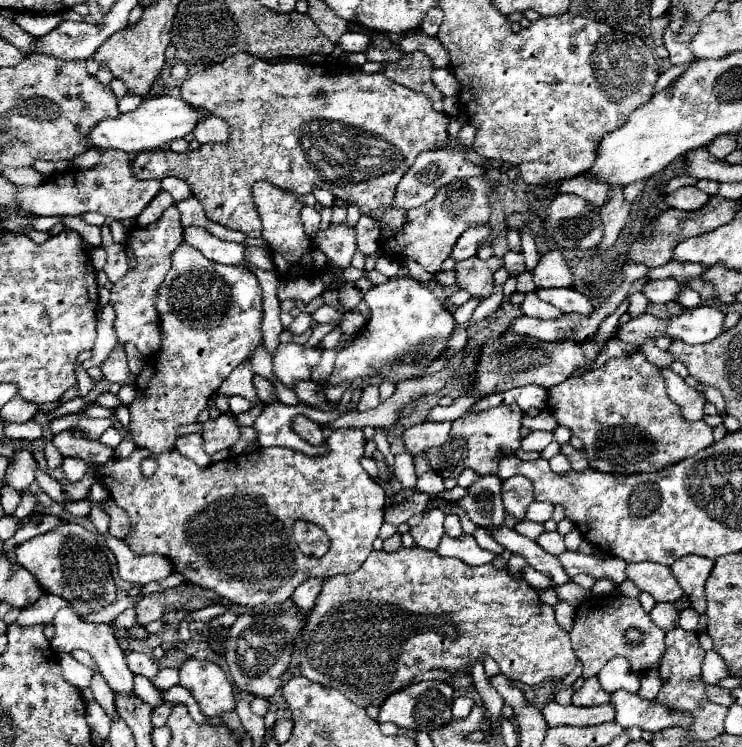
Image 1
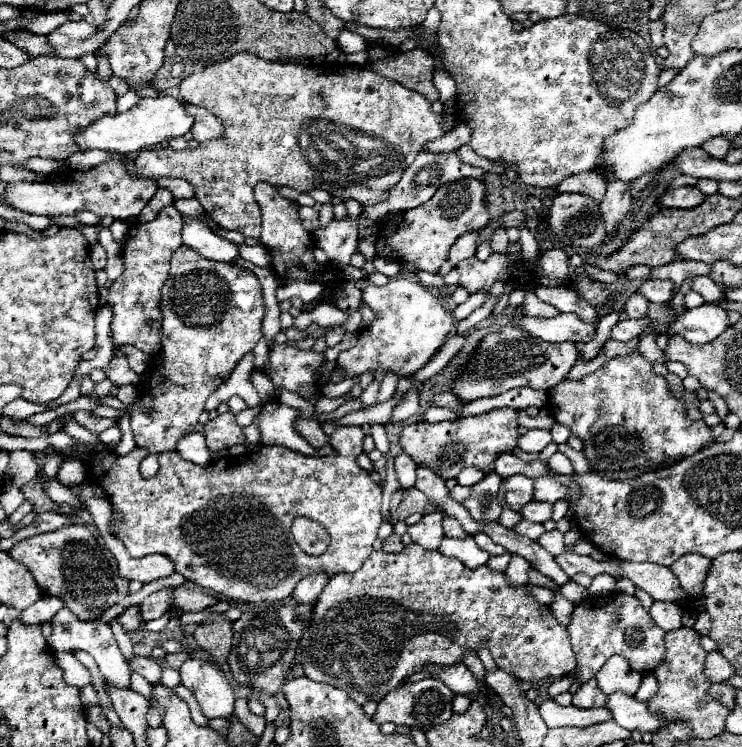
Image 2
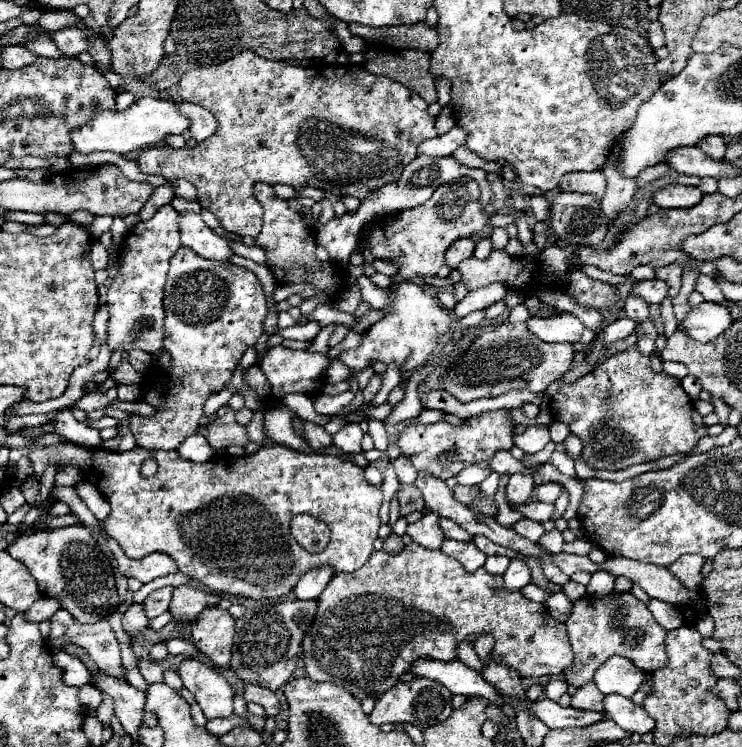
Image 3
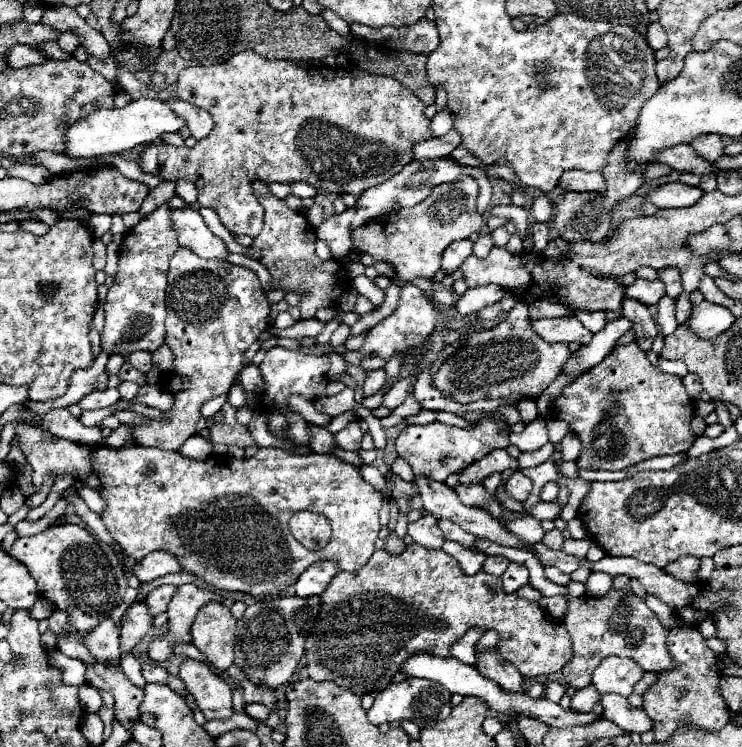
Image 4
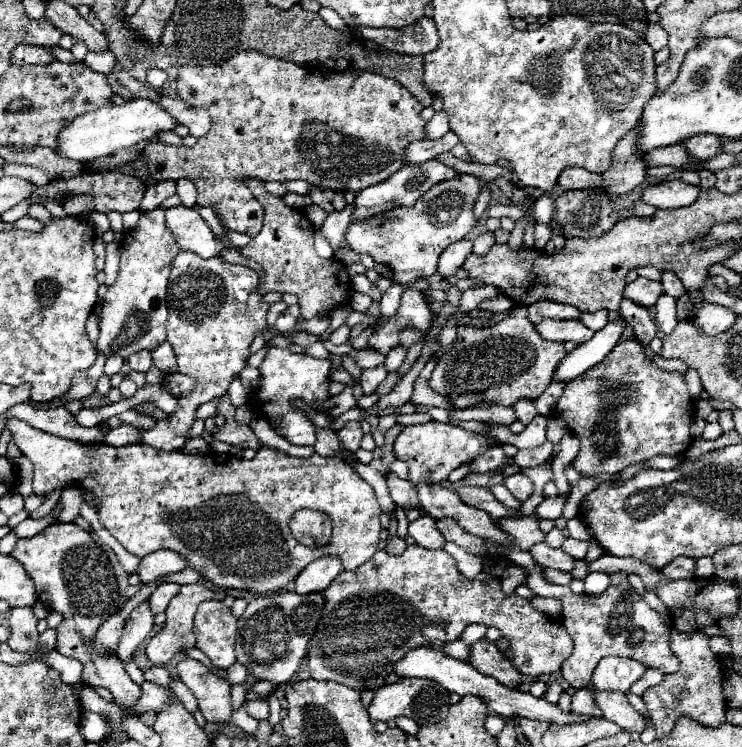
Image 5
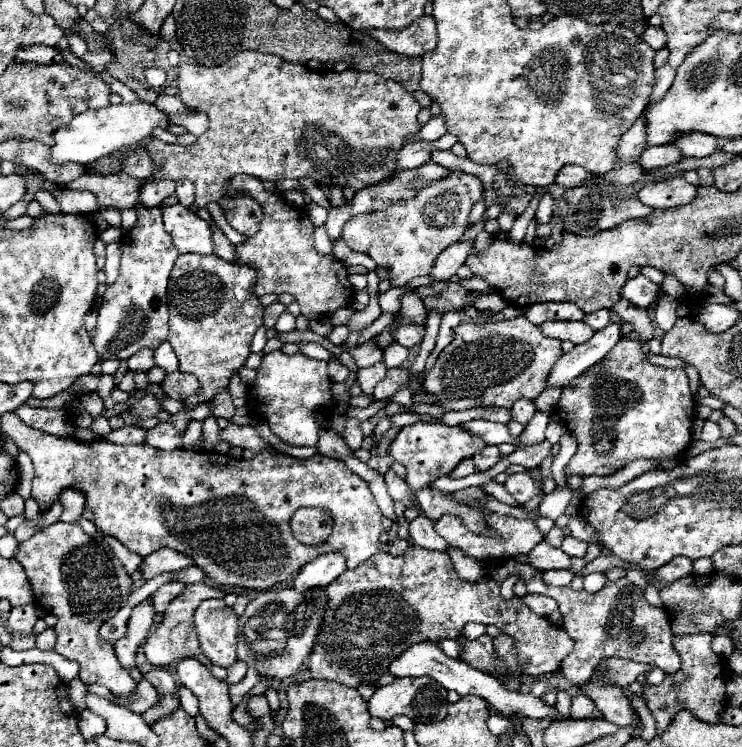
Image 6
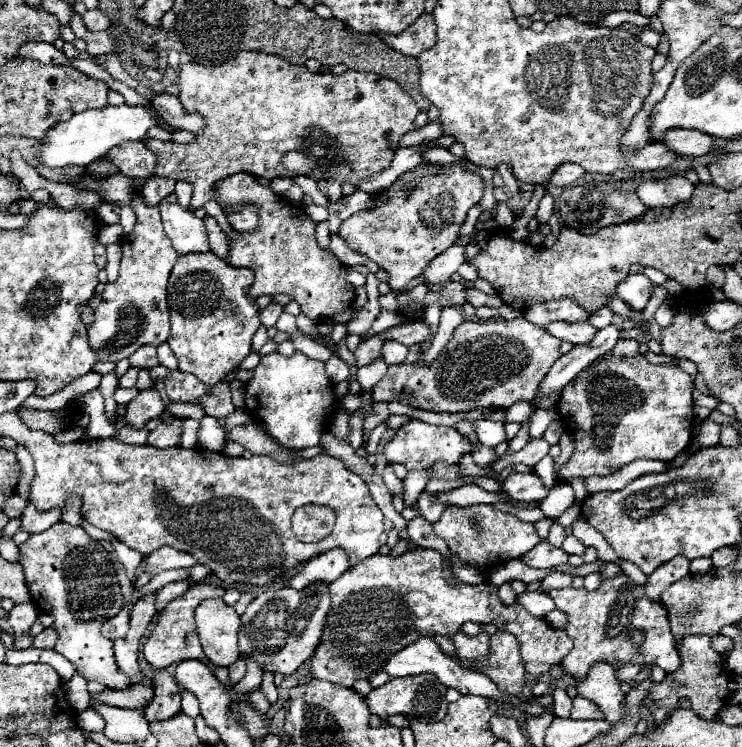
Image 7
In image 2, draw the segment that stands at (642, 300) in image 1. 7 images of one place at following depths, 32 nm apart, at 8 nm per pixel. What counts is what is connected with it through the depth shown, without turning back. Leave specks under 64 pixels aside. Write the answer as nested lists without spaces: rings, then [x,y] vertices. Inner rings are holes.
[[[632,294],[628,300],[626,300],[626,314],[628,318],[640,318],[640,316],[646,316],[646,310],[648,310],[648,300],[642,296],[642,294]]]

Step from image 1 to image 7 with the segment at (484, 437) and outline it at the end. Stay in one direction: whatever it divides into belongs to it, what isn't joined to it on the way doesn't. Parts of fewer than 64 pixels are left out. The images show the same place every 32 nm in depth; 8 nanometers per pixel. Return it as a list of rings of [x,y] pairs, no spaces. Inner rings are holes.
[[[412,420],[408,424],[404,424],[396,436],[386,444],[384,454],[390,462],[402,462],[408,468],[408,476],[404,478],[404,488],[406,488],[406,506],[414,506],[418,494],[424,490],[424,486],[428,484],[430,476],[428,470],[436,464],[436,462],[446,462],[446,464],[458,464],[458,460],[464,454],[470,454],[474,450],[474,444],[462,436],[456,428],[448,428],[448,426],[432,426],[420,420]]]

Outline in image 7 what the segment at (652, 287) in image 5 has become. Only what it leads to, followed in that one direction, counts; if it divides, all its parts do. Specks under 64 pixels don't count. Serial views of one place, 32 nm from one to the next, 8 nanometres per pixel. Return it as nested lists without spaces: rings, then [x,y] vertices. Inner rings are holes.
[[[644,274],[626,276],[626,280],[620,282],[618,286],[618,298],[622,298],[626,304],[630,304],[630,308],[636,310],[644,310],[650,296],[652,296],[652,282]]]

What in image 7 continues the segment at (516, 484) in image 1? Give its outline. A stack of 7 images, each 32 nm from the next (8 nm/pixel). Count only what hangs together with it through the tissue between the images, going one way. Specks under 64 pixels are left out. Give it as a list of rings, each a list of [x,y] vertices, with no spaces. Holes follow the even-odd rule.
[[[512,472],[506,482],[502,484],[504,490],[510,494],[512,500],[518,502],[532,502],[532,500],[544,500],[548,490],[544,488],[542,480],[536,474],[516,474]]]

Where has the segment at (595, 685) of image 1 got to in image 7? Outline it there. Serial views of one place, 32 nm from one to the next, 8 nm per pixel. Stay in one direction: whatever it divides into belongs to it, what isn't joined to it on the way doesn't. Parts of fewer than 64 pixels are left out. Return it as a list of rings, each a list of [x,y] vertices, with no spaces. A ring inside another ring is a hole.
[[[576,696],[572,700],[572,714],[570,714],[570,718],[574,718],[574,720],[586,720],[586,718],[590,718],[590,720],[602,720],[604,714],[588,698]]]

